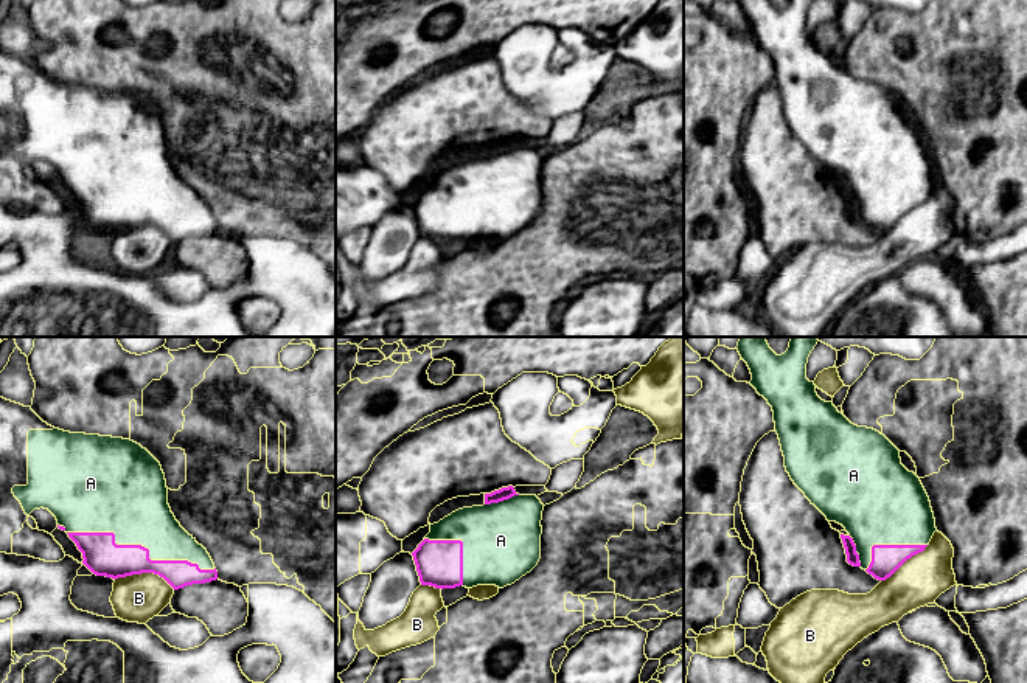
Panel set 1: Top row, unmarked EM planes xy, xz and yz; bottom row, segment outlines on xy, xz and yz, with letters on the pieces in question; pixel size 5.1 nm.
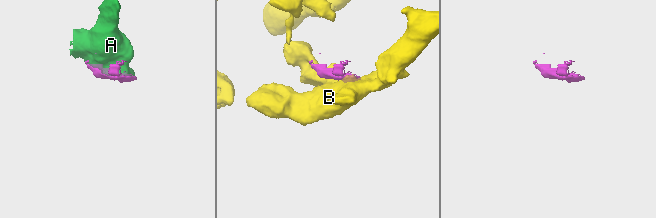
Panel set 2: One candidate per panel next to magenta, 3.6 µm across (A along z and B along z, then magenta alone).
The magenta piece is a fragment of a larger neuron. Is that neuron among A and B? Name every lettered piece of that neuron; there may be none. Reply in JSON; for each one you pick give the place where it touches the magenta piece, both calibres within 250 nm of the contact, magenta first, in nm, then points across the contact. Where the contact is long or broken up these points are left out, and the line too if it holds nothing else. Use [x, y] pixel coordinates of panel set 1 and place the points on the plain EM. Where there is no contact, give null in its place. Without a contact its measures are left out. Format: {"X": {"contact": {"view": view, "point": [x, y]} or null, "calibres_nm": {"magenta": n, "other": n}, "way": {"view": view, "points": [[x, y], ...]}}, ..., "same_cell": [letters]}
{"A": {"contact": {"view": "xy", "point": [137, 197]}, "calibres_nm": {"magenta": 190, "other": 400}}, "same_cell": ["A"]}

